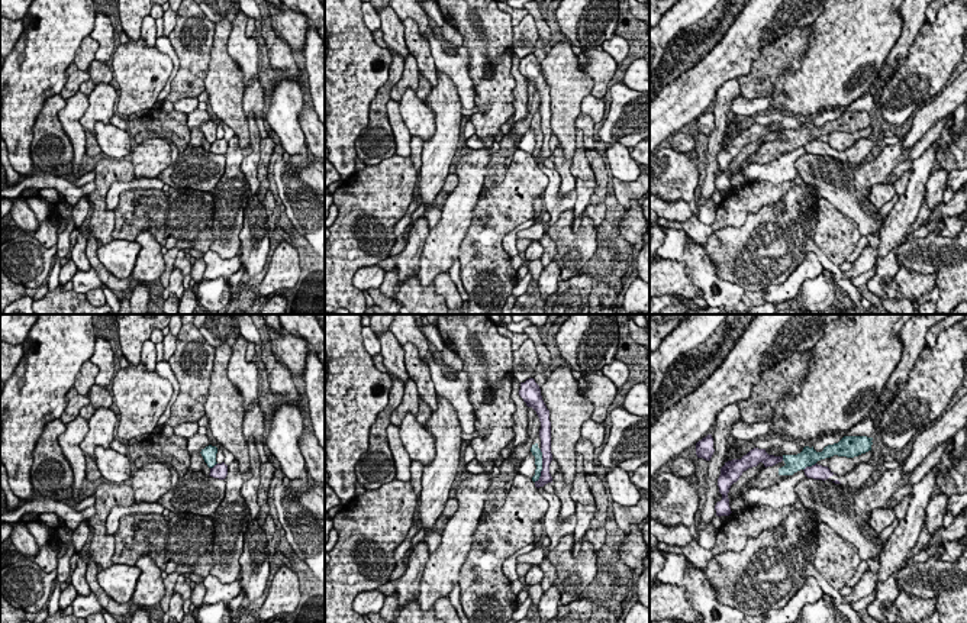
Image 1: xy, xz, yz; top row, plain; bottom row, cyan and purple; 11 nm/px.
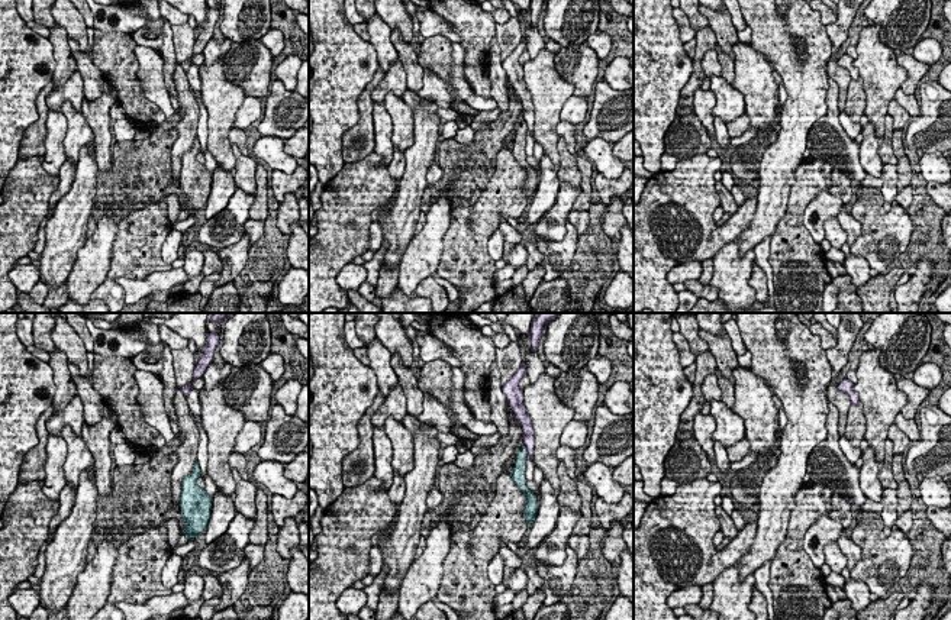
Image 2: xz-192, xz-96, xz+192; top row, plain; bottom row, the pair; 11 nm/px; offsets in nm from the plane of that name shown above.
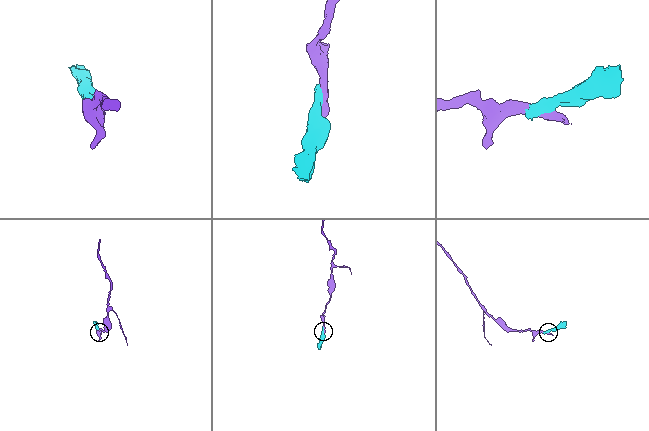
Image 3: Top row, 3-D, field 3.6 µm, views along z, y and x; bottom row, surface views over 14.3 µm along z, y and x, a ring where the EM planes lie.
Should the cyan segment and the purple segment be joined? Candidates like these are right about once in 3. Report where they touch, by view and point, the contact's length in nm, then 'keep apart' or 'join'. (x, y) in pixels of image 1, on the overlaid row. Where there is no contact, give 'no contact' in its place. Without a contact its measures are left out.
xz (541, 467) | 380 nm | keep apart

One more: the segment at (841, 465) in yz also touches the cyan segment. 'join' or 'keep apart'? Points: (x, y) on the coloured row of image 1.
keep apart

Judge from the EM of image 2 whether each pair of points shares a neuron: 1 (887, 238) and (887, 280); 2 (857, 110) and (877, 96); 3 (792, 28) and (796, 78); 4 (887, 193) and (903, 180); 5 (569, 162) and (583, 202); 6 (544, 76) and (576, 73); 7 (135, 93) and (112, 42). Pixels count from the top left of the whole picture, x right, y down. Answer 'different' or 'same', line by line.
1: different
2: different
3: same
4: different
5: different
6: different
7: same

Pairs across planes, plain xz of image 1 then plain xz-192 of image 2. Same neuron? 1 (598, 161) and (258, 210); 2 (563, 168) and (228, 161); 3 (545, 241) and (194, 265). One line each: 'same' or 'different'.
1: same
2: different
3: different

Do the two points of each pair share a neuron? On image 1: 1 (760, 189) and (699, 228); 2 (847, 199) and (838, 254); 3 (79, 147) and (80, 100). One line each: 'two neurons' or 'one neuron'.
1: one neuron
2: two neurons
3: one neuron

